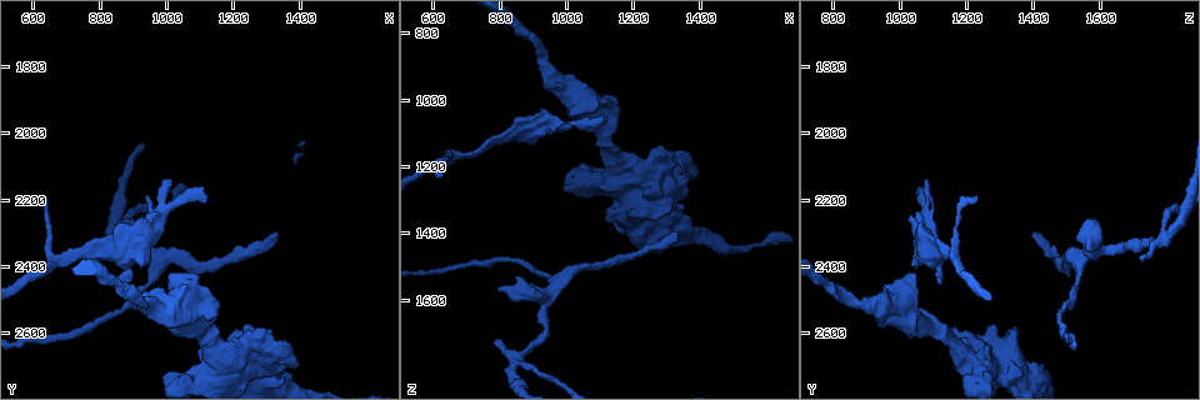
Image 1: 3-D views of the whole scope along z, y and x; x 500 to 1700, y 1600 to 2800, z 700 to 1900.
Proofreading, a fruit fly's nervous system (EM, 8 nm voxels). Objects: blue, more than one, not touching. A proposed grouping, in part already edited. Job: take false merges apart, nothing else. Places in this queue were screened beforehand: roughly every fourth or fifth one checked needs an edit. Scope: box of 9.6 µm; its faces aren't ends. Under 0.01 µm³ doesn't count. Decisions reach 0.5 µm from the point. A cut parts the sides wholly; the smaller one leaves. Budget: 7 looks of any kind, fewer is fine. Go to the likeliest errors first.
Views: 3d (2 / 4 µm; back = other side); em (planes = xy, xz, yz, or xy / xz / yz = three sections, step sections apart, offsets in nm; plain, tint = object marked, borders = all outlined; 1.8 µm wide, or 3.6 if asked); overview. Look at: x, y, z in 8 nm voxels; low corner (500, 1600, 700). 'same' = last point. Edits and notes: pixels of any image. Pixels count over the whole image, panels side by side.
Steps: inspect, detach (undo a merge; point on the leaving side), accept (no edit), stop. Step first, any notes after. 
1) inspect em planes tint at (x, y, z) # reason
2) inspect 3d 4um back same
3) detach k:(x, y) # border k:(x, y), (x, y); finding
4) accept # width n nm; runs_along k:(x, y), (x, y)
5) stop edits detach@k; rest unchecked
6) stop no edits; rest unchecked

inspect 3d 4um at (1220, 2670, 1310)

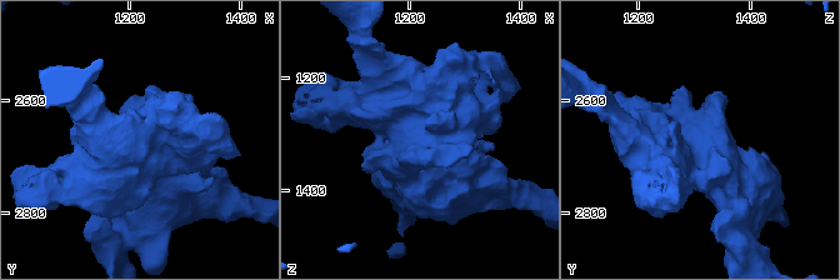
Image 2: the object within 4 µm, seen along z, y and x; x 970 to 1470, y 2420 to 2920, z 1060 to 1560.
inspect em 3.6um xz step 8 borders at (1225, 2670, 1310) # need the tissue

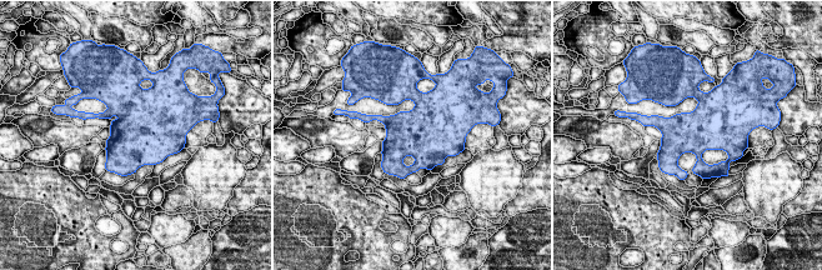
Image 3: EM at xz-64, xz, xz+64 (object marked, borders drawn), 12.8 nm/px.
inspect em 3.6um planes borders same

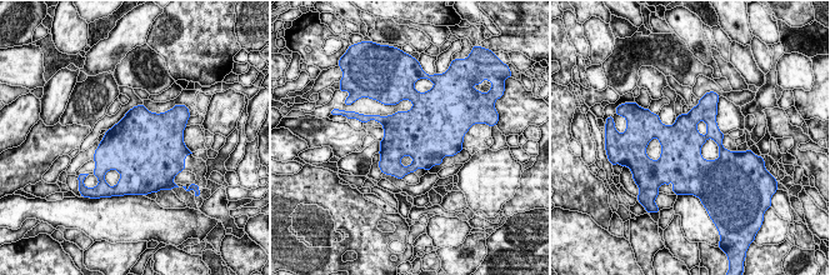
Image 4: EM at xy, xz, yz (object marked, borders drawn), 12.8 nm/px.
accept # all the same neuron

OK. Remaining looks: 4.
inspect em planes plain at (990, 2230, 1080) # branch point

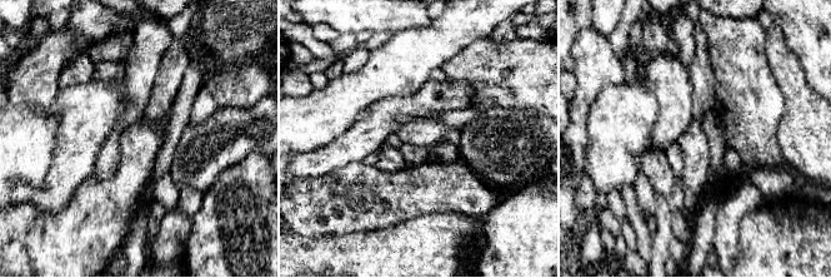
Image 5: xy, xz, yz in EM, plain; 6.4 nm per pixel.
inspect em planes tint same

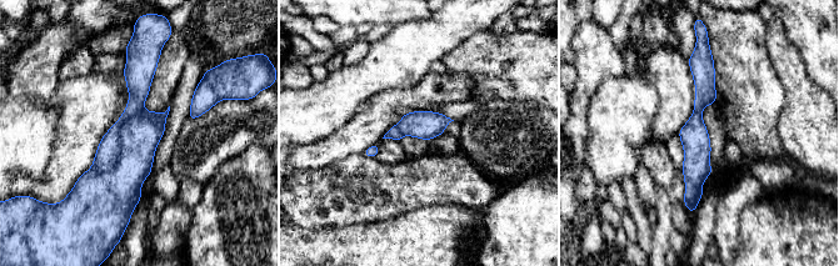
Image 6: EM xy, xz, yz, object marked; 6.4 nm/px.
detach 6:(105, 157) # width 190 nm; two neurons meet here

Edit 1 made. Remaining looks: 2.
stop edits detach@6; rest unchecked

